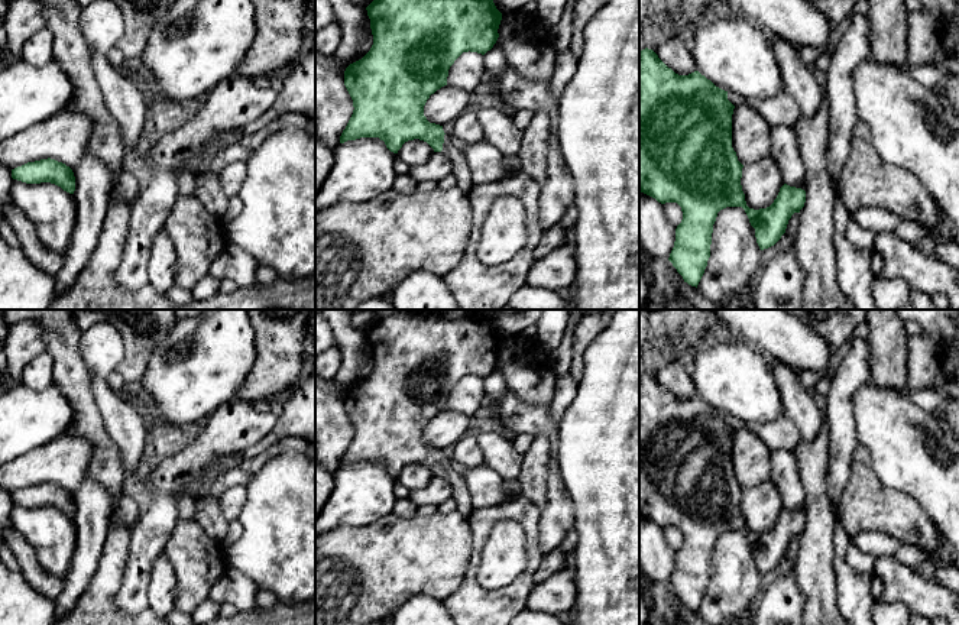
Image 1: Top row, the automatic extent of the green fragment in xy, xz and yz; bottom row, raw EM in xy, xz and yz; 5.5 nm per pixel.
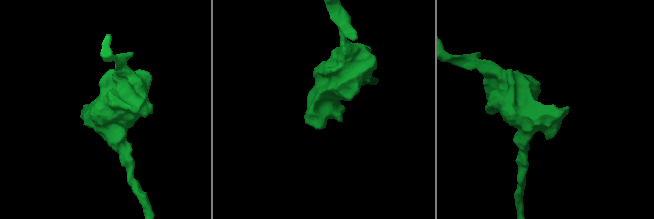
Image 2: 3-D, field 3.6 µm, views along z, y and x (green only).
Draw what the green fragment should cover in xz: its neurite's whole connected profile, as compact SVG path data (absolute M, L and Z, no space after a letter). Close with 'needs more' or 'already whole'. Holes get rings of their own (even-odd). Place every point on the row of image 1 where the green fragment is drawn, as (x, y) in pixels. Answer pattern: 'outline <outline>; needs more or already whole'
outline M373 0L367 7L373 45L344 71L344 85L353 100L353 114L340 143L379 137L398 153L408 140L427 142L453 162L457 187L467 195L474 184L463 150L451 145L443 126L430 123L424 106L431 94L447 85L448 69L463 52L485 55L496 43L502 13L493 0Z; needs more

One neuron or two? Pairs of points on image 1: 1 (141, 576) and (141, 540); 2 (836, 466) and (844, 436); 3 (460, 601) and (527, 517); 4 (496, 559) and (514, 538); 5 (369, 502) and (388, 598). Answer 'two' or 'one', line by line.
1: one
2: one
3: one
4: one
5: two

